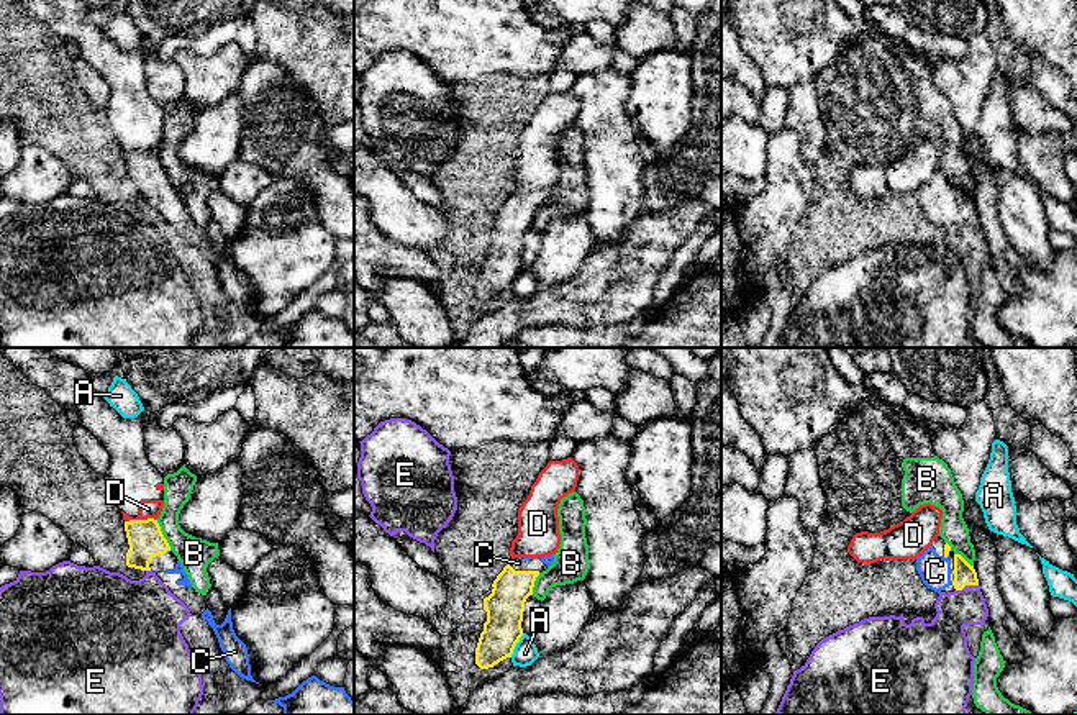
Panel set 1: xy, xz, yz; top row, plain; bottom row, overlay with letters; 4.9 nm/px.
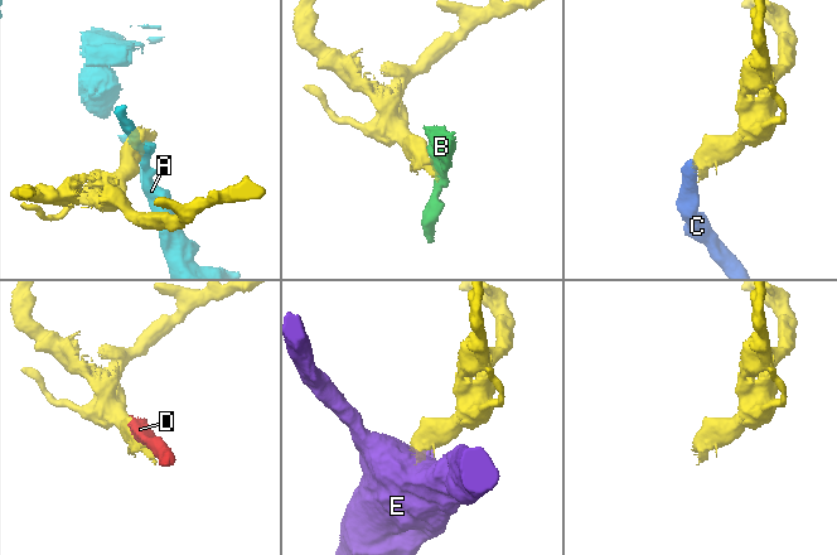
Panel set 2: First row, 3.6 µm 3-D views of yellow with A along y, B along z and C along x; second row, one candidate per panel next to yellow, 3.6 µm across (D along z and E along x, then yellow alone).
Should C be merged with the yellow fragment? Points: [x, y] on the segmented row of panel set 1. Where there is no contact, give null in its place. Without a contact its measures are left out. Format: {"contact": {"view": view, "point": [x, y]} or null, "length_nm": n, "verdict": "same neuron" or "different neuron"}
{"contact": null, "verdict": "same neuron"}

